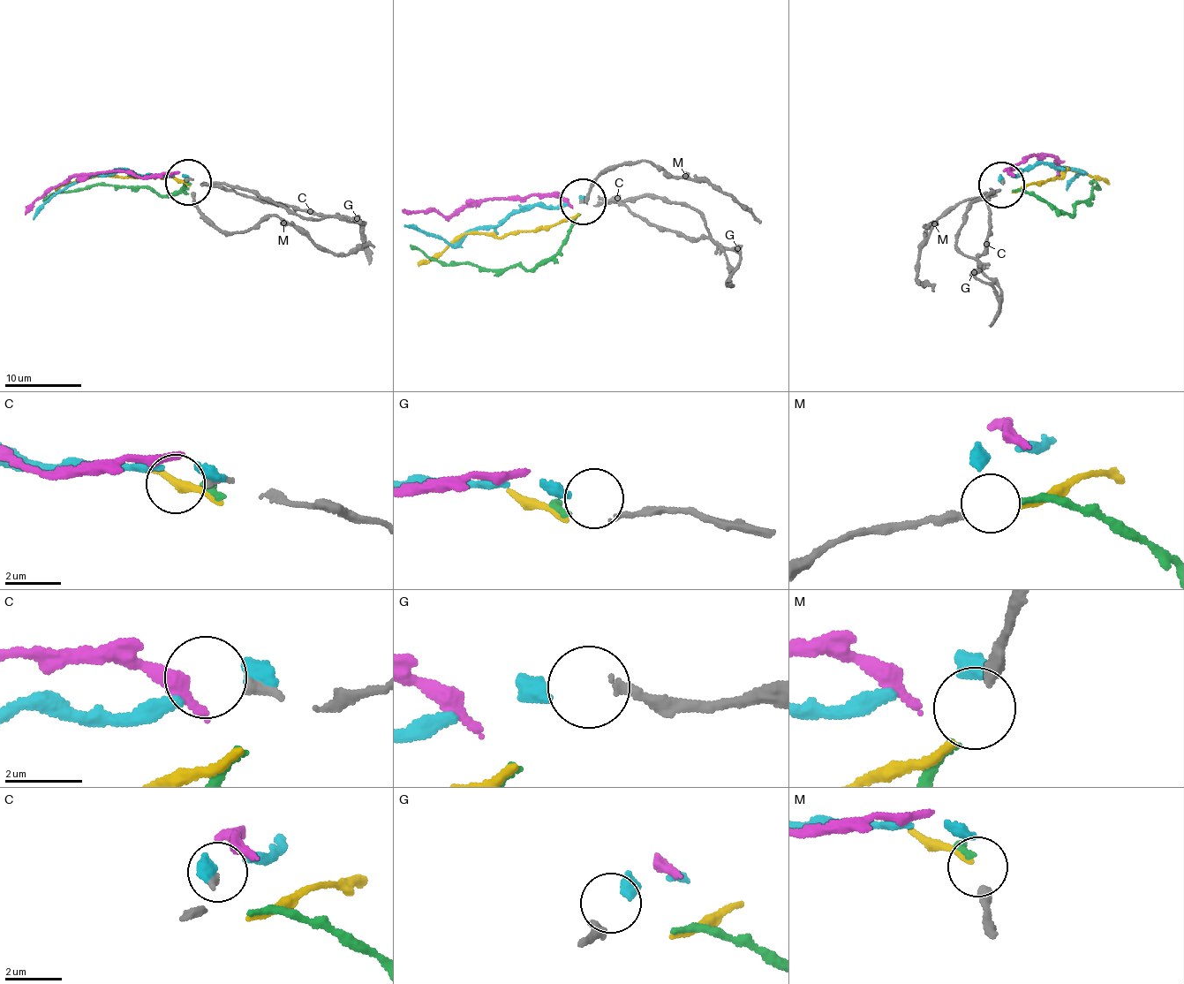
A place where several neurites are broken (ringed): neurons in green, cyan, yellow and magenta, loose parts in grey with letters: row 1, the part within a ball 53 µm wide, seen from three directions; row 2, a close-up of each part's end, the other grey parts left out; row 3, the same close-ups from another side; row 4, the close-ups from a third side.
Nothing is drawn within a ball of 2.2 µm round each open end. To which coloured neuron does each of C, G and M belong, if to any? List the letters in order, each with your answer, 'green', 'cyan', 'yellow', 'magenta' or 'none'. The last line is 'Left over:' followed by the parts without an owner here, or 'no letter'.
C: none
G: cyan
M: green
Left over: C

